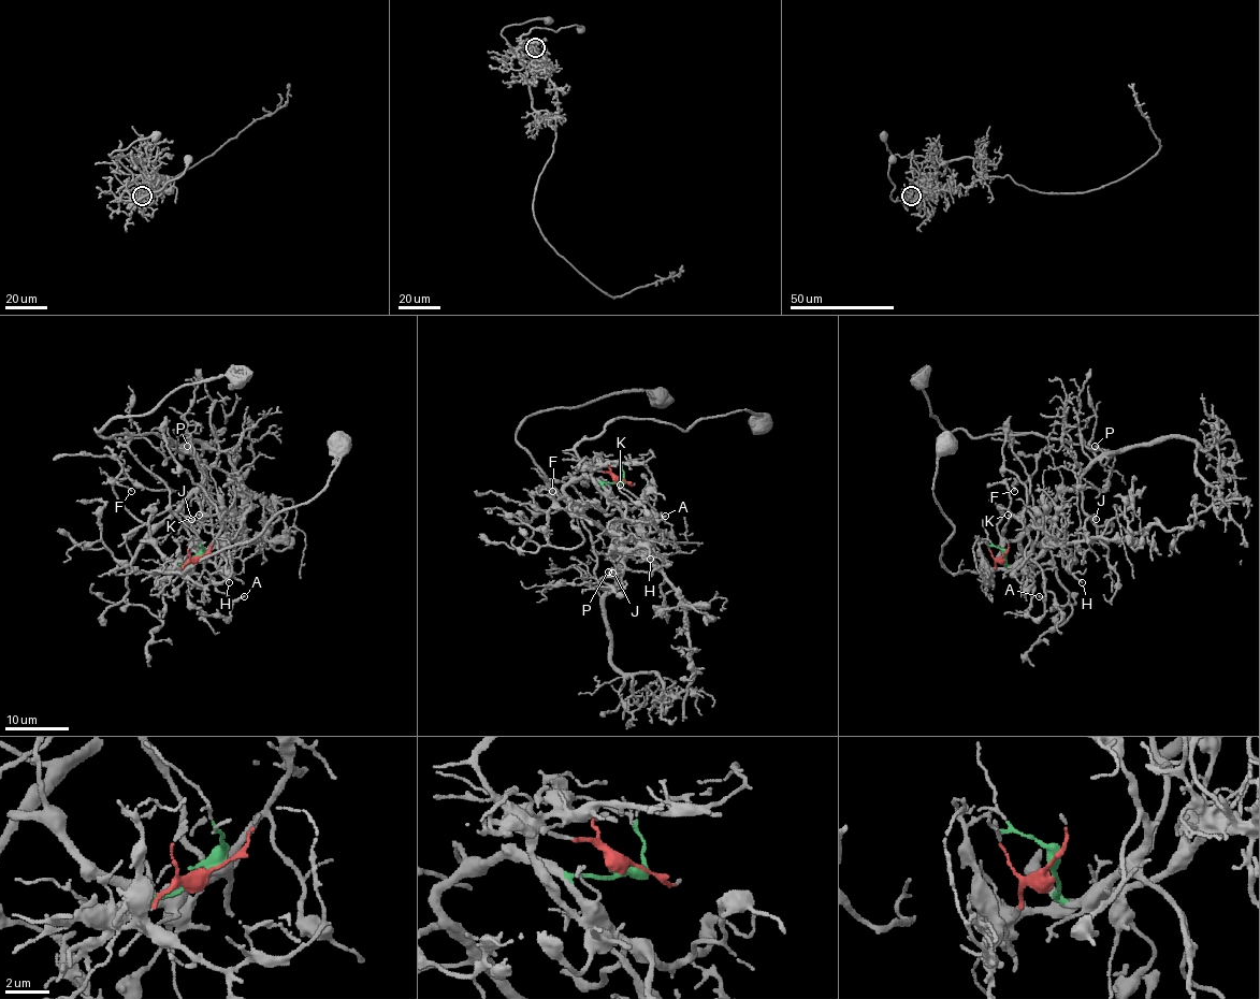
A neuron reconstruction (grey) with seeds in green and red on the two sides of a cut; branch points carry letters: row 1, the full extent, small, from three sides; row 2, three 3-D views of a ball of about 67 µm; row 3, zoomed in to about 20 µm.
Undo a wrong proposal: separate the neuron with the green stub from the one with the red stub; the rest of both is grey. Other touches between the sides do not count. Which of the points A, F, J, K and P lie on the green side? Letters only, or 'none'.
A, F, J, K, P

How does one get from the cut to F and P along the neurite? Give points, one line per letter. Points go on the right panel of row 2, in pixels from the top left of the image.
F: (1003, 555), (1000, 548), (1019, 538), (1036, 515), (1028, 489), (1019, 480), (1012, 486), (1013, 490)
P: (1003, 555), (1005, 564), (1000, 559), (1000, 548), (1007, 541), (1018, 541), (1097, 458), (1101, 450), (1095, 446)

